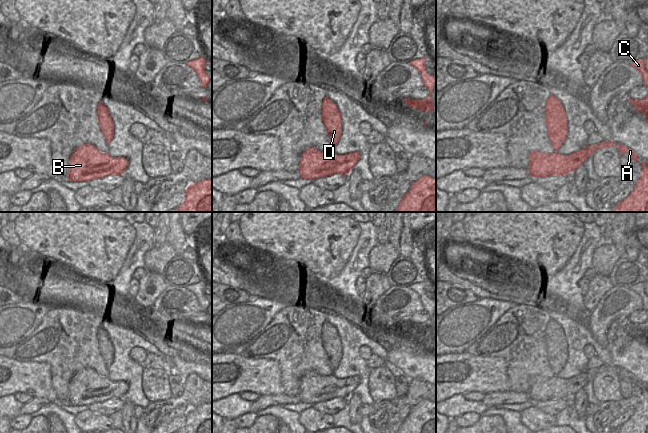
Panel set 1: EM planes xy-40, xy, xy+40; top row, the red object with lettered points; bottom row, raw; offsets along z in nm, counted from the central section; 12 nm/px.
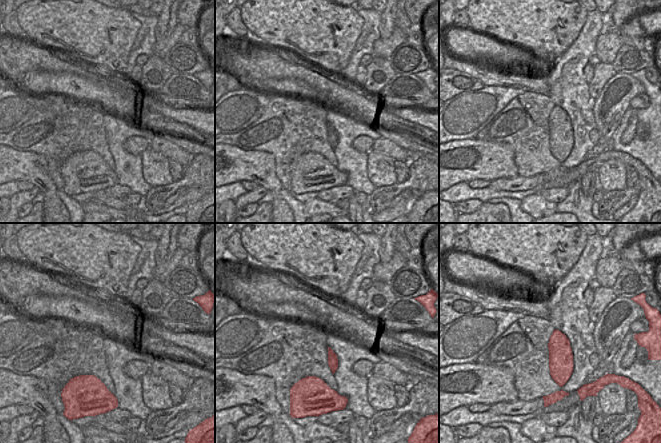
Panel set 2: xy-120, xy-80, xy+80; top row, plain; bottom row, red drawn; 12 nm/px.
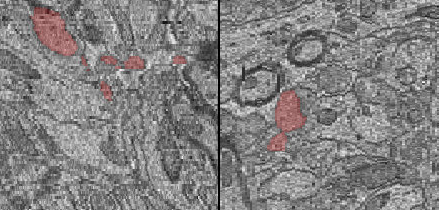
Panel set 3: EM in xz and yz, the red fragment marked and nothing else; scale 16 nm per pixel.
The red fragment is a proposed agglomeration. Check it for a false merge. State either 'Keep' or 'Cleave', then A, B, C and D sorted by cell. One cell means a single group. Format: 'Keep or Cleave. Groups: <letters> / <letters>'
Keep. Groups: A B C D.

